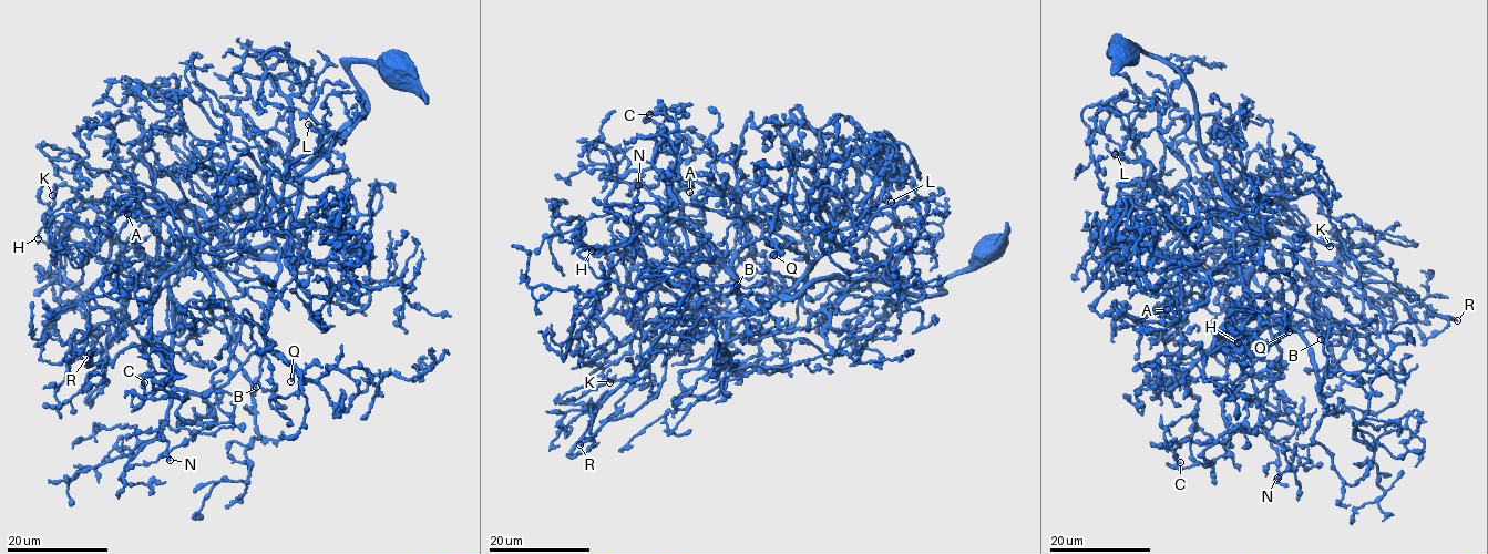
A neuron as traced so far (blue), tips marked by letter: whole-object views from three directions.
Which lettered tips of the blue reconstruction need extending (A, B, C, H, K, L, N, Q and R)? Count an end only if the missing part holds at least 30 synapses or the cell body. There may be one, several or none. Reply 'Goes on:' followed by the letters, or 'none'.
Goes on: Q, R

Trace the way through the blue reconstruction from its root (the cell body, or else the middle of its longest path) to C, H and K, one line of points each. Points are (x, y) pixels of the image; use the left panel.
C: (400, 67), (350, 63), (362, 108), (277, 254), (201, 231), (152, 310), (172, 378), (144, 382)
H: (400, 67), (350, 63), (362, 108), (305, 168), (277, 254), (114, 187), (44, 214), (38, 238)
K: (400, 67), (350, 63), (362, 108), (305, 168), (273, 256), (136, 195), (111, 243), (77, 191), (52, 195)

